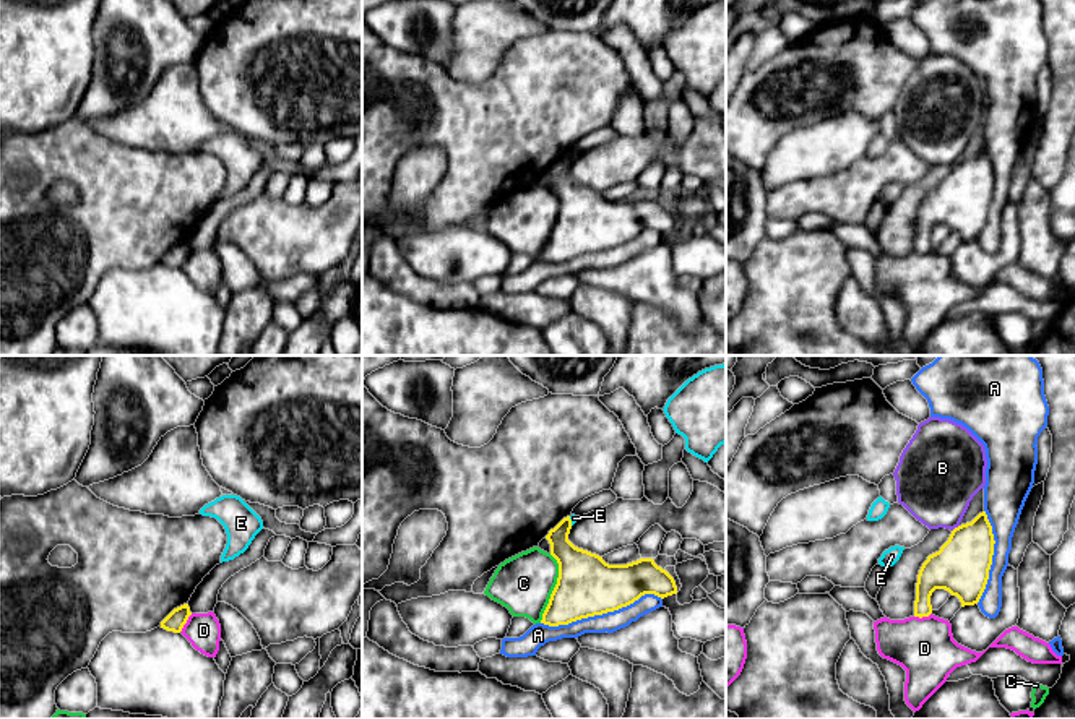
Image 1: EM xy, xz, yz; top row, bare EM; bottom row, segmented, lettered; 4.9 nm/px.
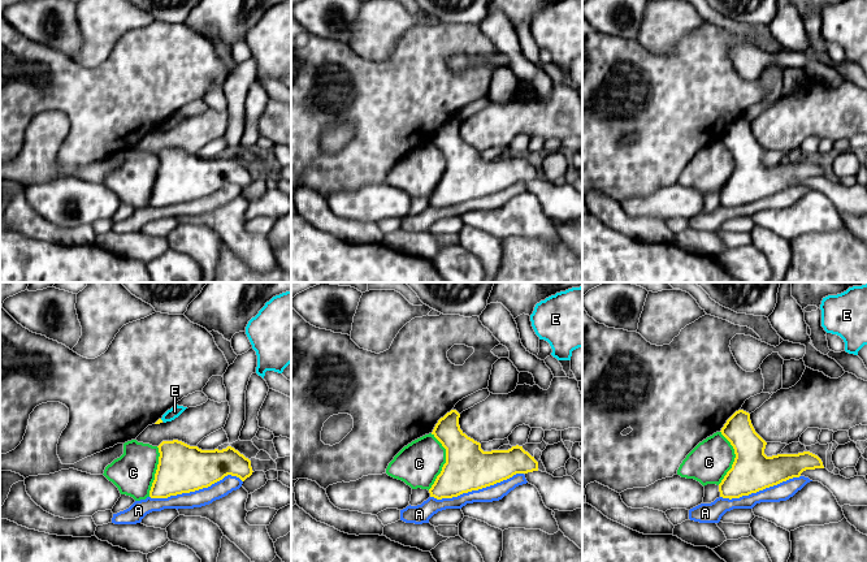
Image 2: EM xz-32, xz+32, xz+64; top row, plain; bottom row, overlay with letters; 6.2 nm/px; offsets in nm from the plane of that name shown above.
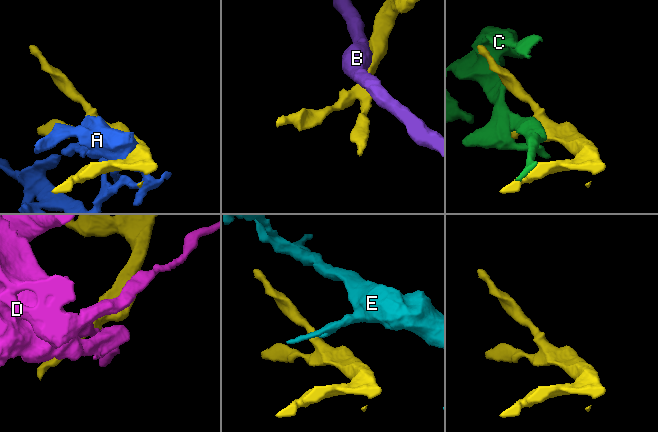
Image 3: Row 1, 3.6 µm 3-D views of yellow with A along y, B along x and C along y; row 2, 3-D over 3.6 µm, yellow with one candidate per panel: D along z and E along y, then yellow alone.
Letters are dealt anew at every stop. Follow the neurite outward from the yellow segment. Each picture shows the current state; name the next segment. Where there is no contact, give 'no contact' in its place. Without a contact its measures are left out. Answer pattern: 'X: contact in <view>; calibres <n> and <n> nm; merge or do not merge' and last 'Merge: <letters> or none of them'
A: contact in xz; calibres 300 and 100 nm; do not merge
B: contact in yz; calibres 280 and 380 nm; do not merge
C: contact in xz; calibres 300 and 280 nm; do not merge
D: contact in xy; calibres 100 and 170 nm; do not merge
E: contact in xz; calibres 200 and 40 nm; do not merge
Merge: none of them

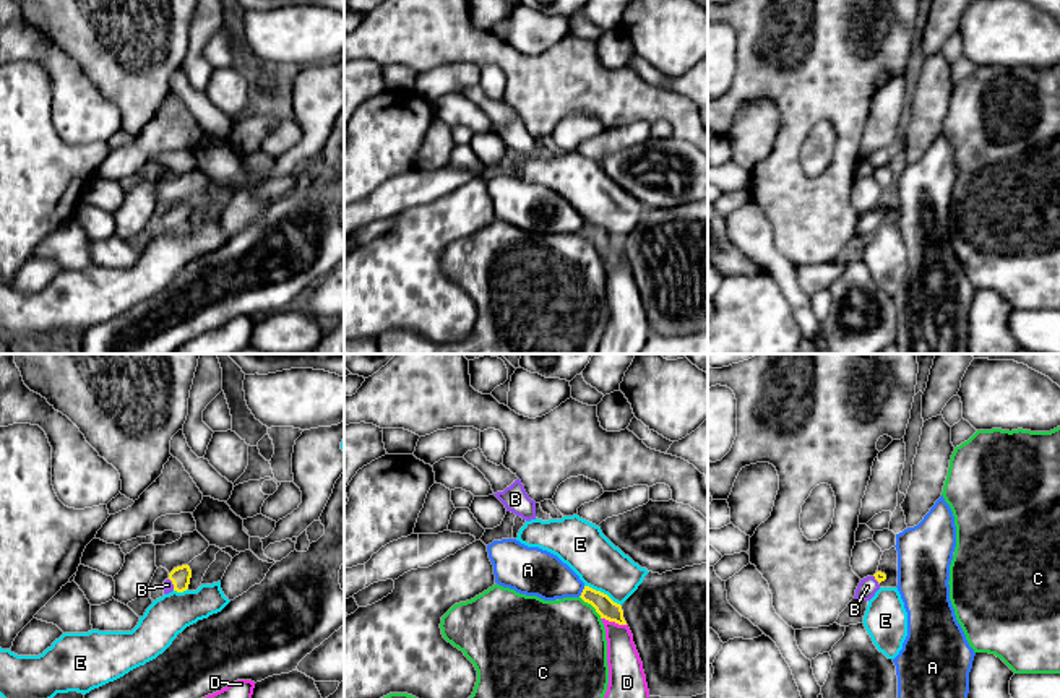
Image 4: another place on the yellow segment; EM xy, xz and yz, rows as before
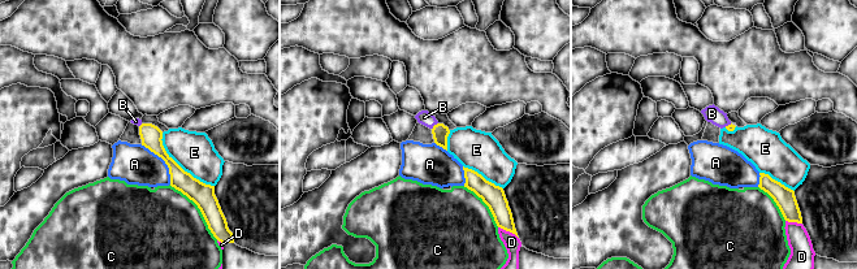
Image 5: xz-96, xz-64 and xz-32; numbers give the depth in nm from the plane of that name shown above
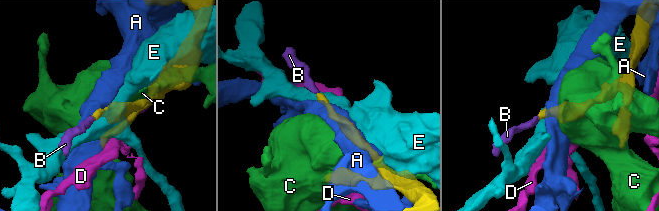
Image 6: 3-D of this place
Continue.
A: contact in xz; calibres 100 and 220 nm; do not merge
B: contact in xy; calibres 100 and 50 nm; merge
C: contact in xz; calibres 100 and 440 nm; do not merge
D: contact in xz; calibres 100 and 180 nm; do not merge
E: contact in xz; calibres 100 and 240 nm; do not merge
Merge: B

